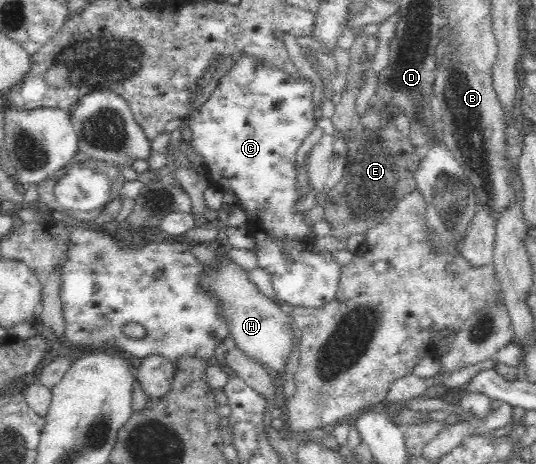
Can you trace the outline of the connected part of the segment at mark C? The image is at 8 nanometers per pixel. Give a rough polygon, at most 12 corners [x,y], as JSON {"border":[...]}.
{"border":[[243,55],[187,142],[231,190],[276,298],[321,308],[342,266],[297,191],[313,82]]}

